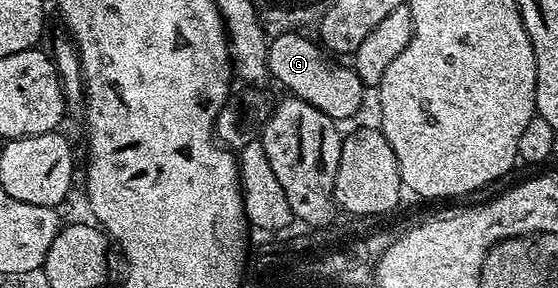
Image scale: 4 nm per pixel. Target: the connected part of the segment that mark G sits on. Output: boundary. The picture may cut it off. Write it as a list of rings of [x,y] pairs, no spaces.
[[[300,32],[279,34],[268,42],[267,48],[267,70],[287,89],[294,98],[305,100],[307,104],[313,105],[317,110],[325,113],[330,119],[342,121],[353,116],[363,103],[365,88],[363,82],[357,77],[354,68],[350,66],[333,65],[331,58],[317,43],[316,45],[305,38]]]

